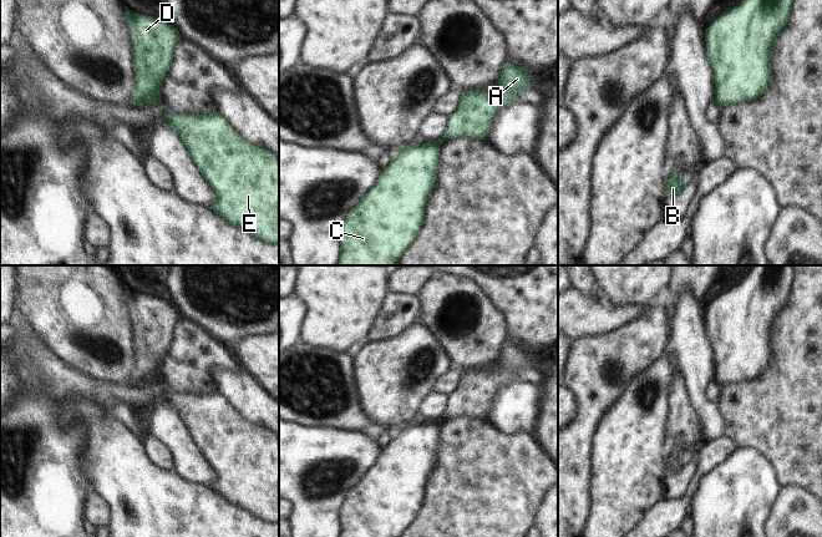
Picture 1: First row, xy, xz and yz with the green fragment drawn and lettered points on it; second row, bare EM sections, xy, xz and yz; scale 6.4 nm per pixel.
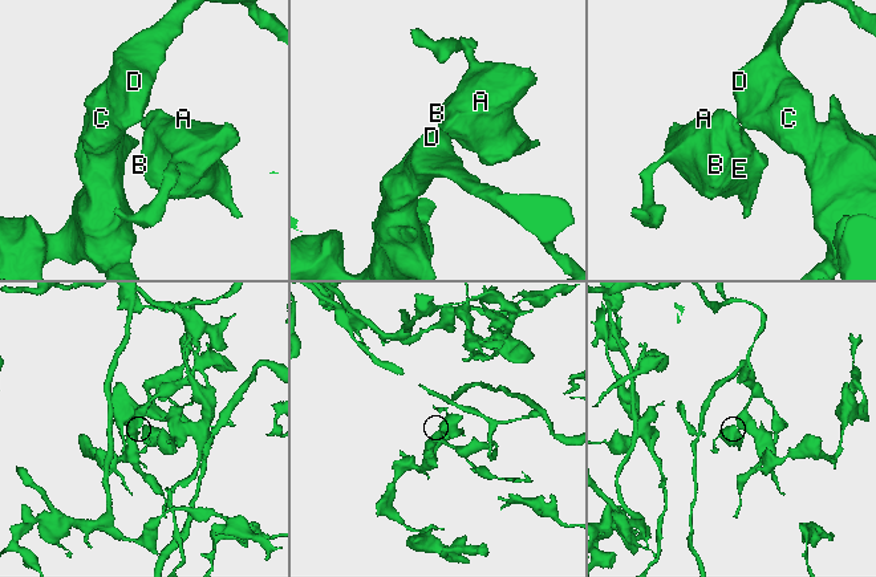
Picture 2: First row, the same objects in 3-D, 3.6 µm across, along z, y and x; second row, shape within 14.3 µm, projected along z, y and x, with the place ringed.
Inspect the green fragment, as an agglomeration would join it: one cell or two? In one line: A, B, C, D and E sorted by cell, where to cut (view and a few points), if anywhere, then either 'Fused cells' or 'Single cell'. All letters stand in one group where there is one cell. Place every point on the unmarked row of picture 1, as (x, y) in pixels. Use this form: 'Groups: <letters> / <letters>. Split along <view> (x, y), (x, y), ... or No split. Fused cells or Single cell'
Groups: A B E / C D. Split along xz (432, 422), (439, 425). Fused cells.

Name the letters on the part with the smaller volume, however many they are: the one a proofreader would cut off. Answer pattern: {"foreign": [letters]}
{"foreign": ["A", "B", "E"]}

